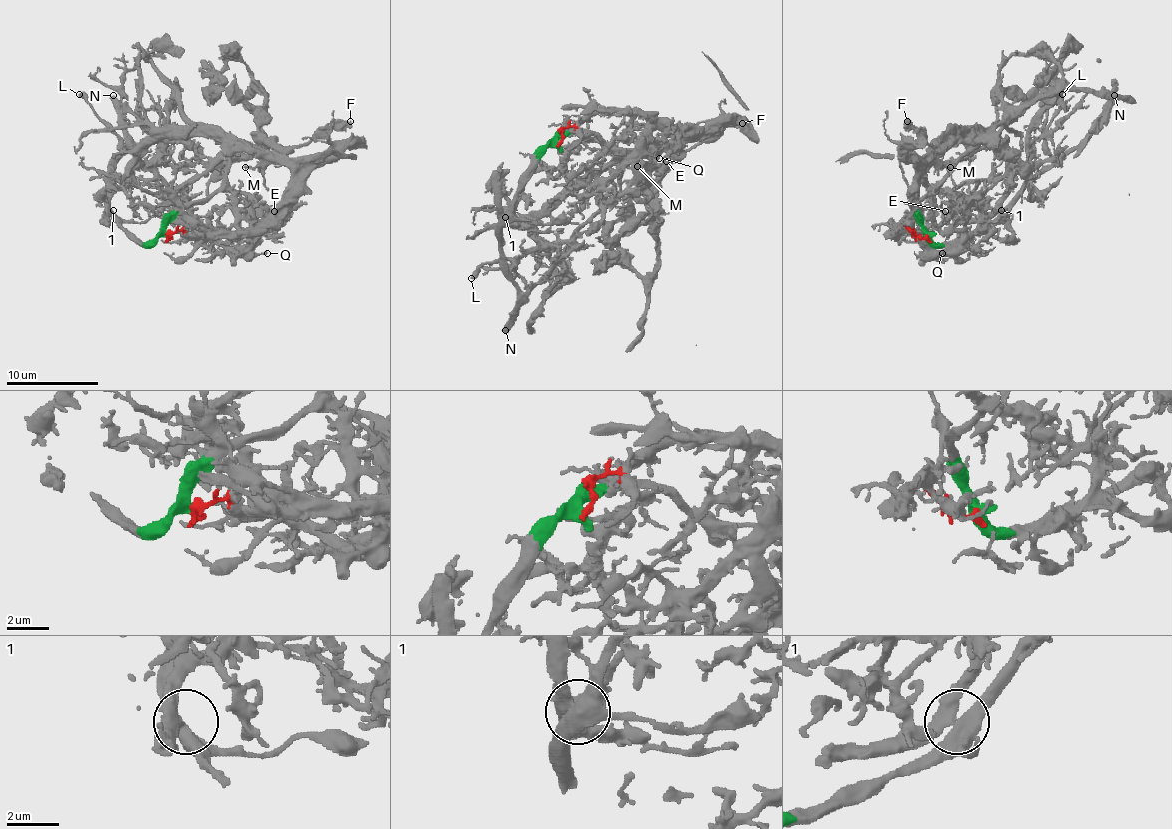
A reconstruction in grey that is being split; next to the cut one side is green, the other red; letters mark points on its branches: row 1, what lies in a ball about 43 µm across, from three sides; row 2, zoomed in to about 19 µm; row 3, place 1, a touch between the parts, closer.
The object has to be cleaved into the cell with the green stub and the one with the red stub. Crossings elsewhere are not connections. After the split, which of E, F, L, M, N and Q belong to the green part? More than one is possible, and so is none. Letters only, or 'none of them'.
L, N

